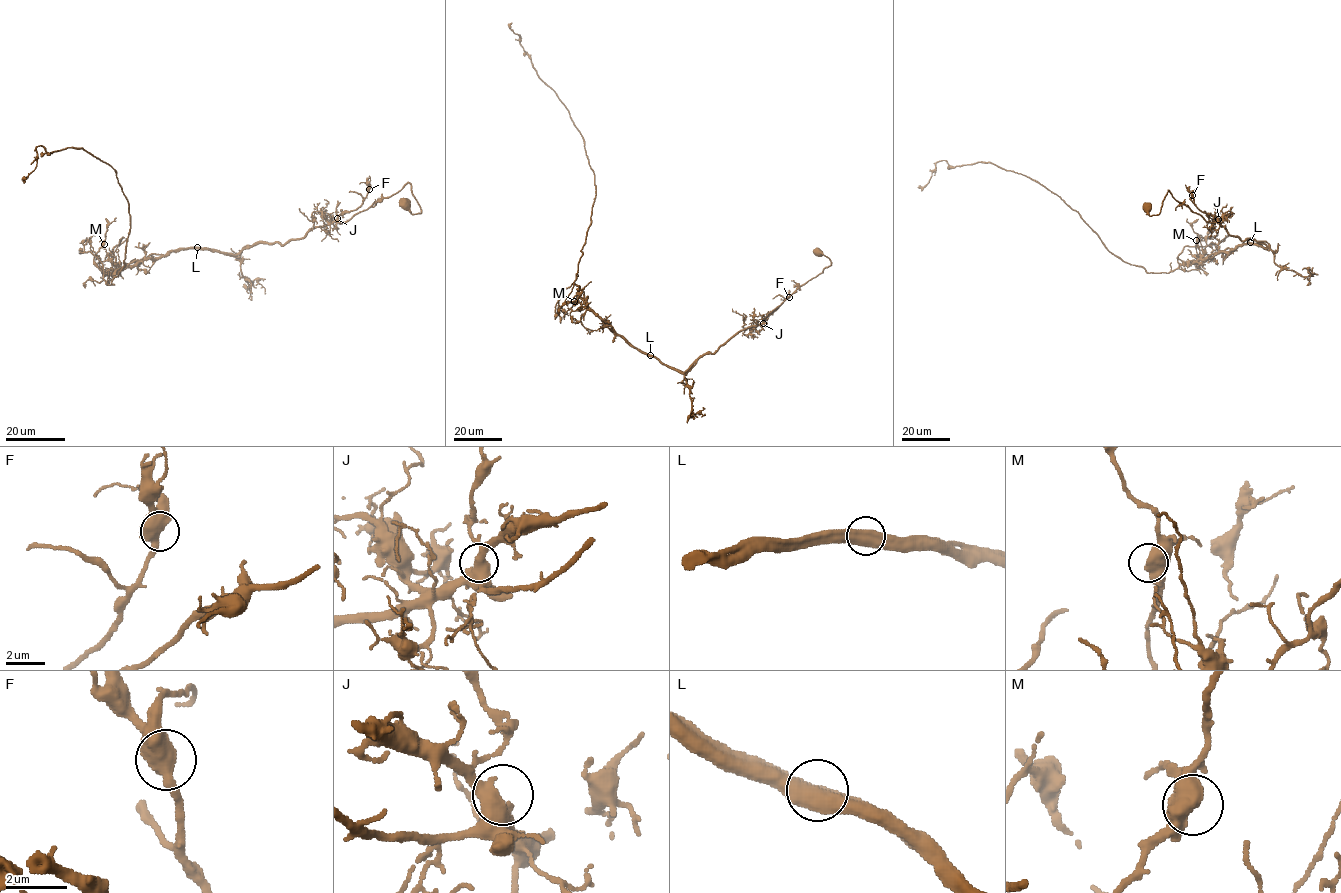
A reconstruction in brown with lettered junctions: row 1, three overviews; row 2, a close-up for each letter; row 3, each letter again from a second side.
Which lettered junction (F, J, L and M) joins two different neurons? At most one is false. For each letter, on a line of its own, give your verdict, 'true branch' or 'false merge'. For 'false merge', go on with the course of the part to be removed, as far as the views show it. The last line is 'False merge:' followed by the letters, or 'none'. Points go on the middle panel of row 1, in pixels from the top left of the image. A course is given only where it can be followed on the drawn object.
F: true branch
J: true branch
L: false merge | (649, 354), (612, 331), (579, 294), (574, 281), (595, 175), (568, 110), (540, 78), (512, 22)
M: true branch
False merge: L

